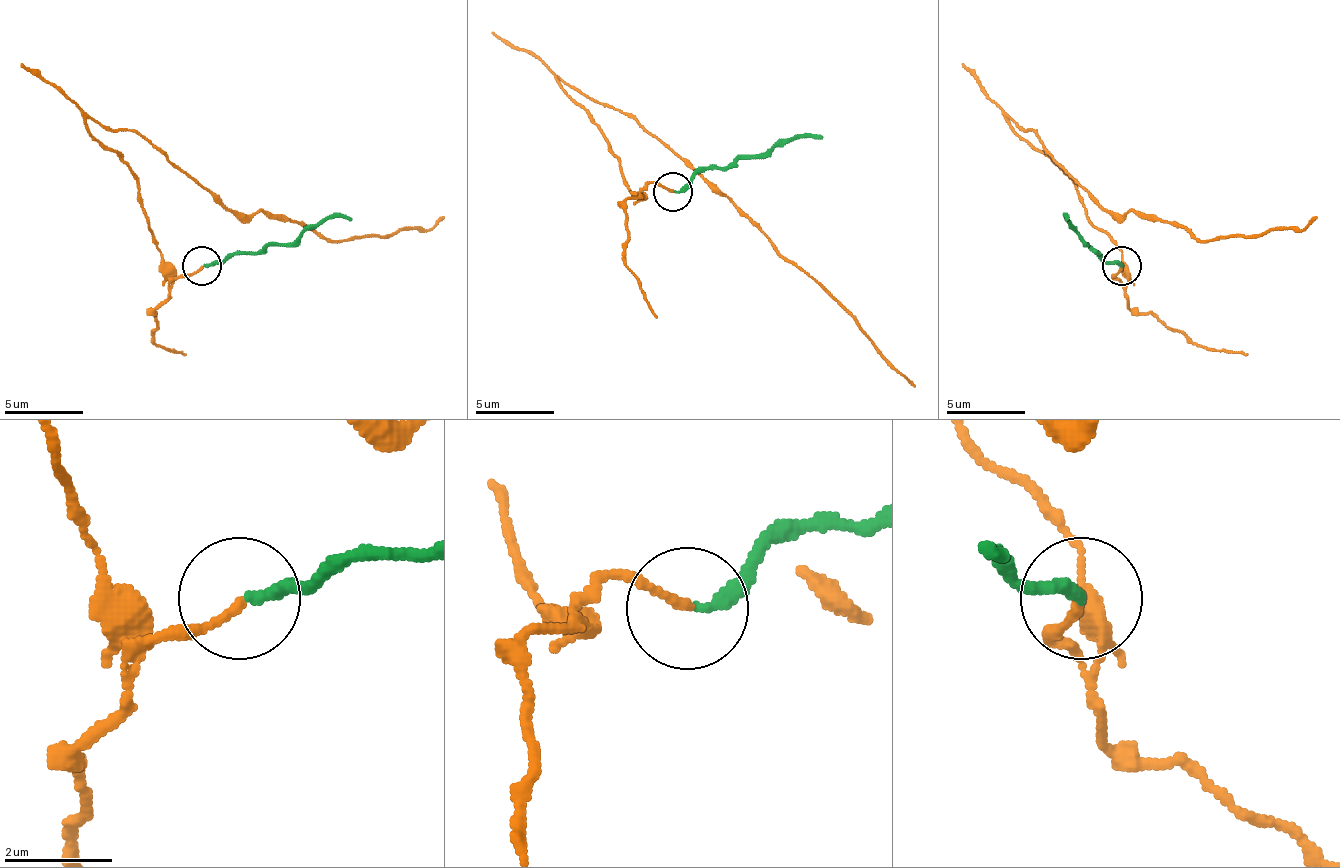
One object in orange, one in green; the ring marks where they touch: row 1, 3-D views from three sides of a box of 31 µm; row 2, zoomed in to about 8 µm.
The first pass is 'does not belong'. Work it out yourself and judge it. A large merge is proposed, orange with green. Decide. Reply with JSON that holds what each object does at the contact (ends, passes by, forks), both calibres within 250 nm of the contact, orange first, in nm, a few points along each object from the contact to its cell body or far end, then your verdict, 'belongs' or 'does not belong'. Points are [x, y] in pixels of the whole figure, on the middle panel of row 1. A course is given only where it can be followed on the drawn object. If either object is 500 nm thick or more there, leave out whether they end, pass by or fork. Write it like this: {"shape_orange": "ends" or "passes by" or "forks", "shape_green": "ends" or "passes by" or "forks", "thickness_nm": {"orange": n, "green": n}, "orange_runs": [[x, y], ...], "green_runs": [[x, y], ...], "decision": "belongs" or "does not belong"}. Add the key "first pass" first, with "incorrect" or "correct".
{"first pass": "correct", "shape_orange": "ends", "shape_green": "ends", "thickness_nm": {"orange": 150, "green": 240}, "orange_runs": [[672, 191], [660, 183], [632, 191], [613, 148], [561, 81], [609, 104], [707, 179], [801, 266], [915, 388]], "green_runs": [[675, 191], [703, 167], [734, 167], [742, 159], [762, 159], [797, 136], [821, 140]], "decision": "does not belong"}

